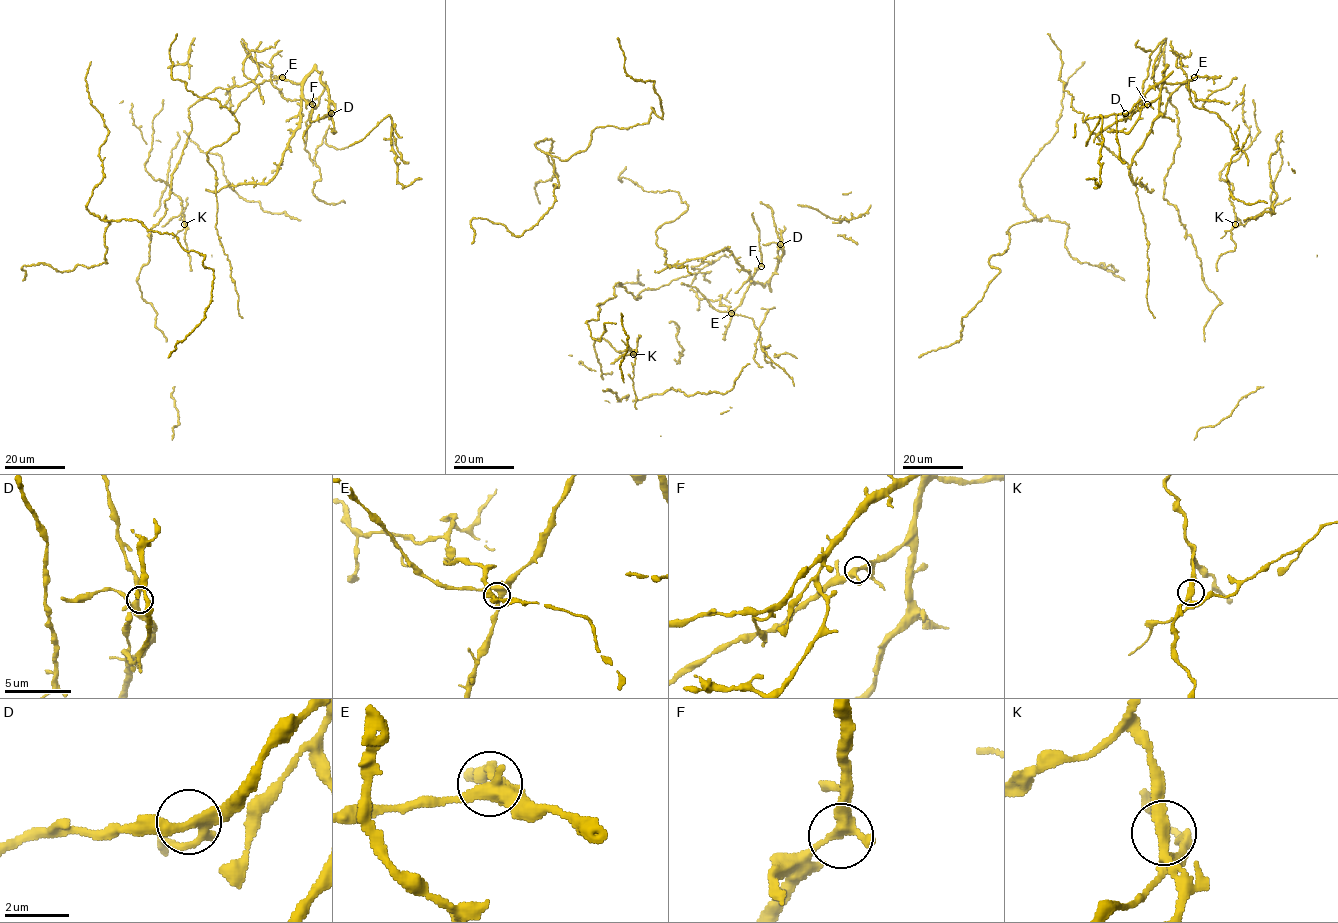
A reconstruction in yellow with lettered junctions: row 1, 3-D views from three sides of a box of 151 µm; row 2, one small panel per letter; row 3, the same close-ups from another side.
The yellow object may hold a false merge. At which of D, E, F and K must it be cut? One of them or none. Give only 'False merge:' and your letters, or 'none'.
False merge: K

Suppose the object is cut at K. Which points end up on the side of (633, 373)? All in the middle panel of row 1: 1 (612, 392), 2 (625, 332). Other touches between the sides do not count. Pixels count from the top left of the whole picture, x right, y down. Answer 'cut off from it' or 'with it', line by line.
1: cut off from it
2: cut off from it

